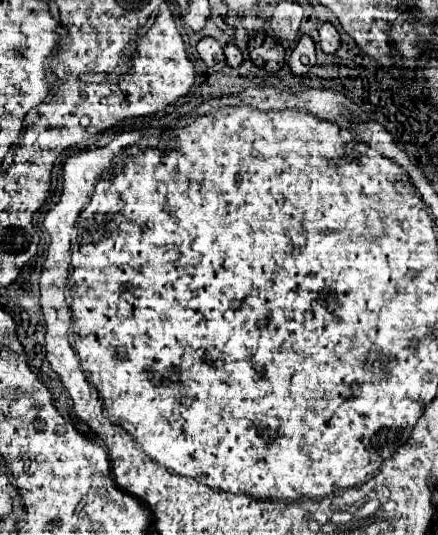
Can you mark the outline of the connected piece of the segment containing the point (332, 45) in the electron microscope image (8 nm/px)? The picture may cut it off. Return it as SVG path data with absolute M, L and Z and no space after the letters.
M325 22L320 25L319 37L323 53L335 53L335 49L339 47L339 32L332 23Z

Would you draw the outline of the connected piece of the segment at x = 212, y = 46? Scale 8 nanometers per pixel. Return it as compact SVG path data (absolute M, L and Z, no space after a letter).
M201 37L197 43L197 53L213 71L219 71L227 65L223 55L223 45L215 37Z

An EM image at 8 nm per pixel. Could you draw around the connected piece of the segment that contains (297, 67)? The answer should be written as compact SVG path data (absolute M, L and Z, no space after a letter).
M301 35L289 57L289 67L293 75L305 75L311 65L315 65L315 43L309 35Z

